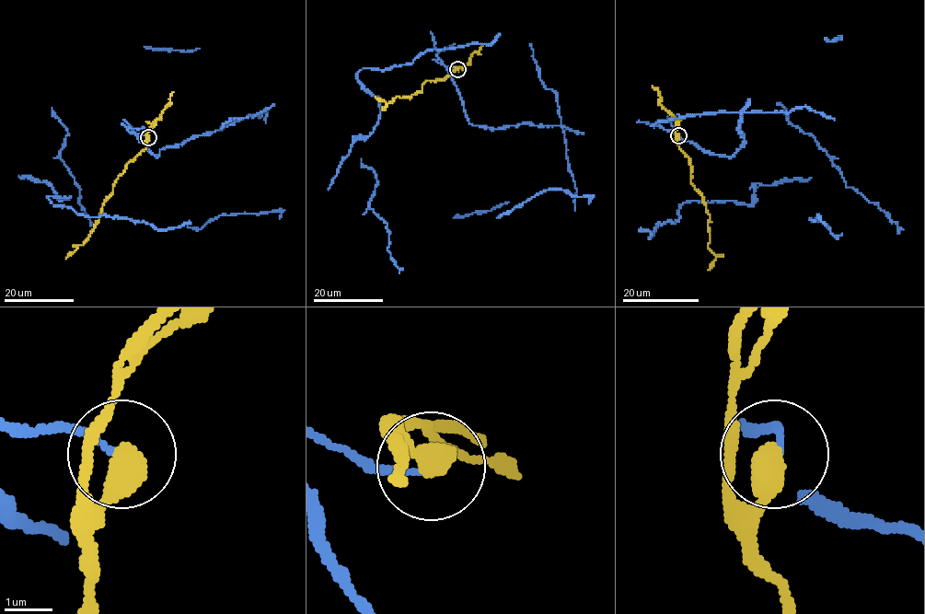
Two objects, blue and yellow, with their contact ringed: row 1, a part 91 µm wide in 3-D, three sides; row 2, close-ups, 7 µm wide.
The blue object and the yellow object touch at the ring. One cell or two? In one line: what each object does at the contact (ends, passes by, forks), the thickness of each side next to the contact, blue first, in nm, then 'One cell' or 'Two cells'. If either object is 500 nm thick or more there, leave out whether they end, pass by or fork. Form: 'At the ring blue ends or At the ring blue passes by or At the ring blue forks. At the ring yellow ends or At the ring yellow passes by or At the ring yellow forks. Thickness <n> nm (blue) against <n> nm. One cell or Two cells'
Thickness 120 nm (blue) against 600 nm. Two cells

